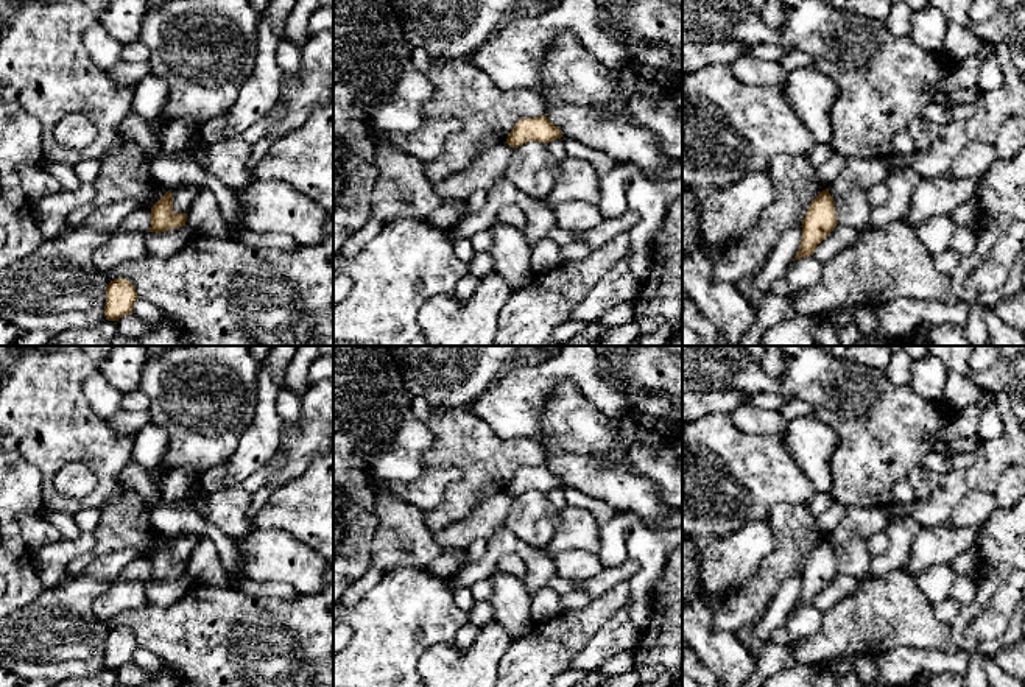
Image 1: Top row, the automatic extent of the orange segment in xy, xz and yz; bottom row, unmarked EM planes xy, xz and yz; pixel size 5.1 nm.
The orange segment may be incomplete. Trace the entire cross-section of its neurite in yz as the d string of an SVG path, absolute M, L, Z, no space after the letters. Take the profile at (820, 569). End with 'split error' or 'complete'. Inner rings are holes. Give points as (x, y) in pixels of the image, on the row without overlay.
M829 537L822 539L808 555L802 570L802 589L794 609L813 604L816 595L833 580L838 573L835 564L835 550Z; complete

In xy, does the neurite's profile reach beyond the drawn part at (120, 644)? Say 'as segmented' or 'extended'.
as segmented

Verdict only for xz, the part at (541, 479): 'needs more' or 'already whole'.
already whole

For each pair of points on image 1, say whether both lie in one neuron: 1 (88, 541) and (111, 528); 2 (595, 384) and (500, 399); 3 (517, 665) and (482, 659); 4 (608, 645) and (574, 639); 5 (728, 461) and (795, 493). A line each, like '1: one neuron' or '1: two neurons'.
1: two neurons
2: one neuron
3: two neurons
4: two neurons
5: one neuron

